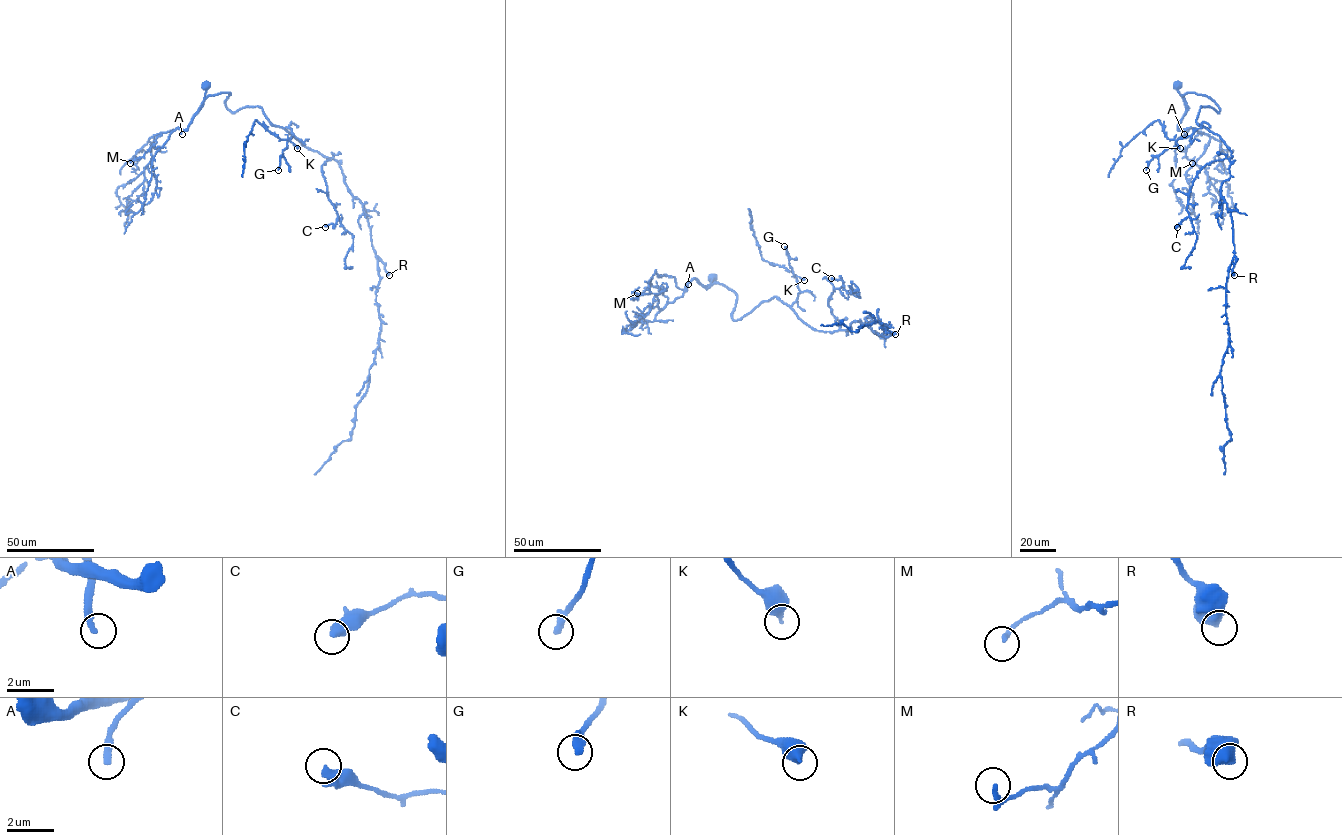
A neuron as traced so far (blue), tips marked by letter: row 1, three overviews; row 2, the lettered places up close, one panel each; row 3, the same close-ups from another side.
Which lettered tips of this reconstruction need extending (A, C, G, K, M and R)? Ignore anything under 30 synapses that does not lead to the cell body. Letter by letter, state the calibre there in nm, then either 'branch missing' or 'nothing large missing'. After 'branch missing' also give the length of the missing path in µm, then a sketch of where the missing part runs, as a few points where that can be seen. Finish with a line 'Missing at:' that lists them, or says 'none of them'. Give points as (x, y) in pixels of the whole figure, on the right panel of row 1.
A: 300 nm | branch missing | 110 µm | (1184, 134), (1182, 144), (1174, 153), (1204, 166), (1205, 188), (1210, 203), (1200, 223), (1209, 231), (1212, 251)
C: 440 nm | nothing large missing
G: 360 nm | branch missing | 30 µm | (1146, 170), (1140, 185), (1118, 197)
K: 460 nm | nothing large missing
M: 220 nm | nothing large missing
R: 600 nm | nothing large missing
Missing at: A, G

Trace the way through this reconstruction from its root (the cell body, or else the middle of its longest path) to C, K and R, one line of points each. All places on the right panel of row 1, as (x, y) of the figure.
C: (1178, 85), (1183, 98), (1206, 95), (1219, 108), (1201, 106), (1196, 122), (1232, 156), (1200, 170), (1177, 227)
K: (1178, 85), (1183, 98), (1209, 96), (1219, 109), (1201, 106), (1196, 122), (1205, 127), (1176, 140), (1180, 148)
R: (1178, 85), (1219, 109), (1201, 106), (1196, 122), (1232, 156), (1220, 196), (1234, 275)

